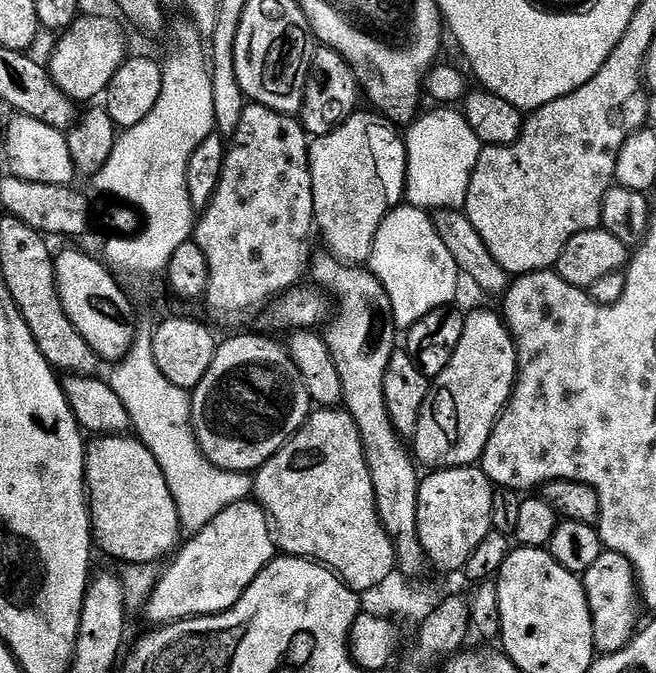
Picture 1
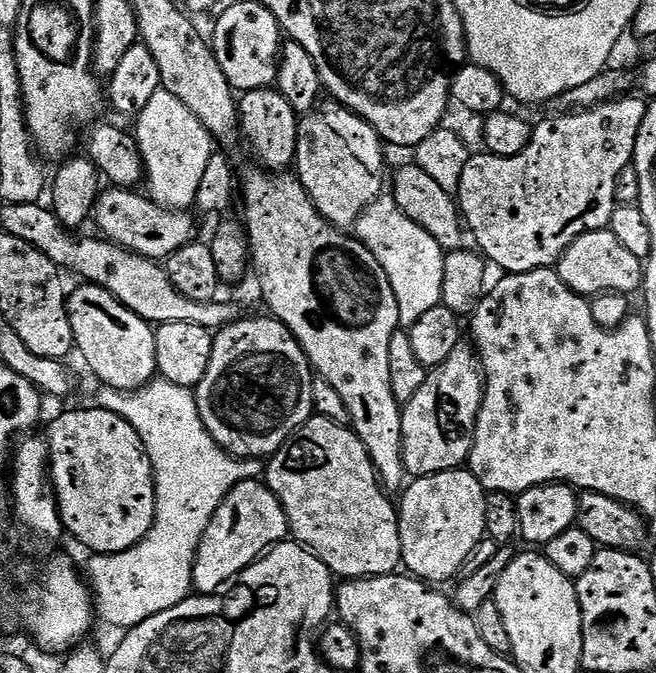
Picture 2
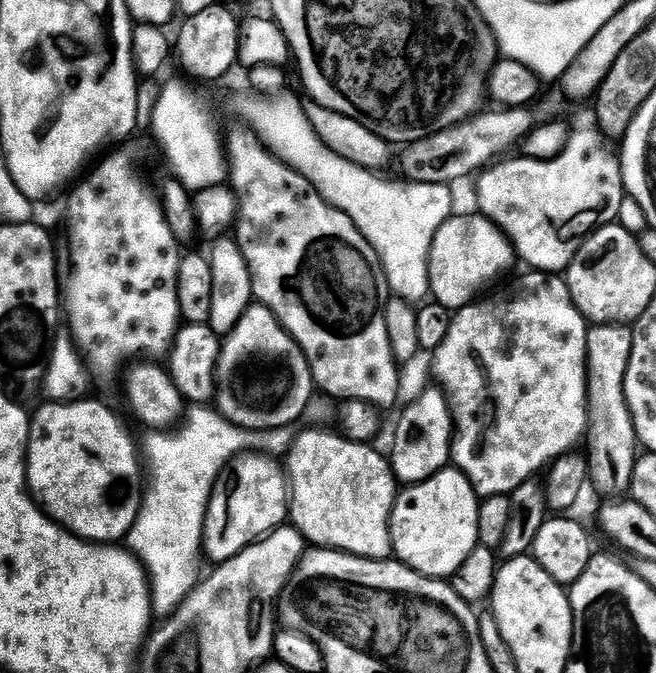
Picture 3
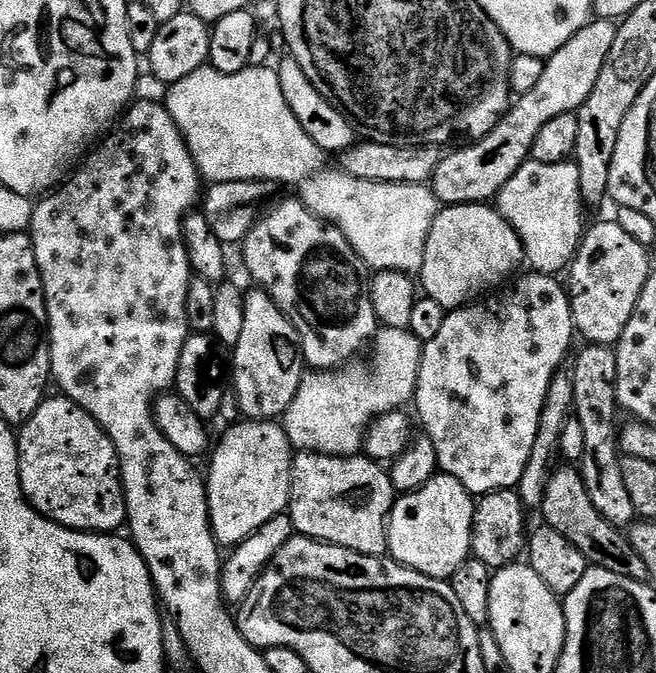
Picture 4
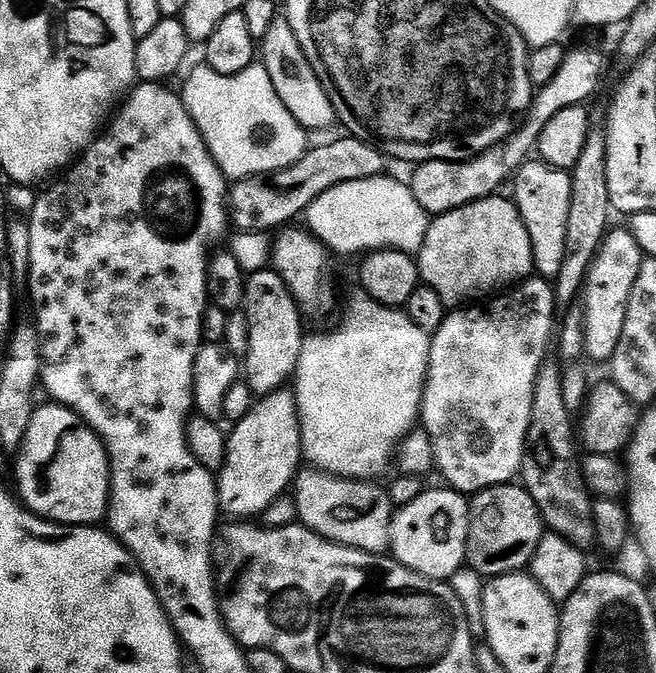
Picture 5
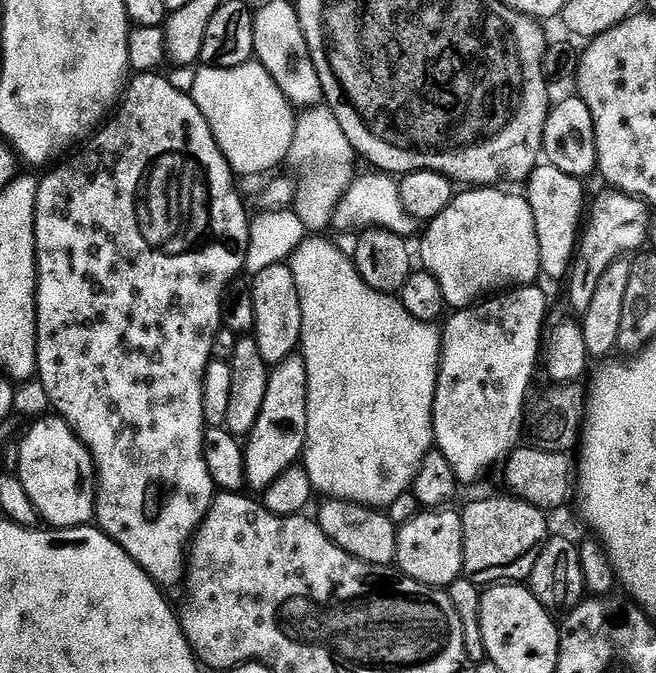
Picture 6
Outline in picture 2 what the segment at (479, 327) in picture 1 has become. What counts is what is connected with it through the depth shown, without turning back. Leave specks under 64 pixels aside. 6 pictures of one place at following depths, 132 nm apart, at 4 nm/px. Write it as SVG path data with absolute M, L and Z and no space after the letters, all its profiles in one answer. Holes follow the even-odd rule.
M461 342L450 353L450 358L442 362L437 368L429 371L426 382L422 382L422 390L410 398L408 404L403 405L402 418L402 458L404 470L409 477L429 476L439 472L455 472L467 461L472 449L472 431L476 429L476 419L480 409L480 397L484 394L482 369L473 345Z

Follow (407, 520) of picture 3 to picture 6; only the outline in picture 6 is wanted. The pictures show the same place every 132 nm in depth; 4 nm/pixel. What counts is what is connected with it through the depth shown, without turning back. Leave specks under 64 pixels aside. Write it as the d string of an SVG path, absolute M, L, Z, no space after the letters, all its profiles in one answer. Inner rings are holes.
M424 510L399 529L395 563L405 576L432 588L447 589L464 570L464 522L459 511Z

